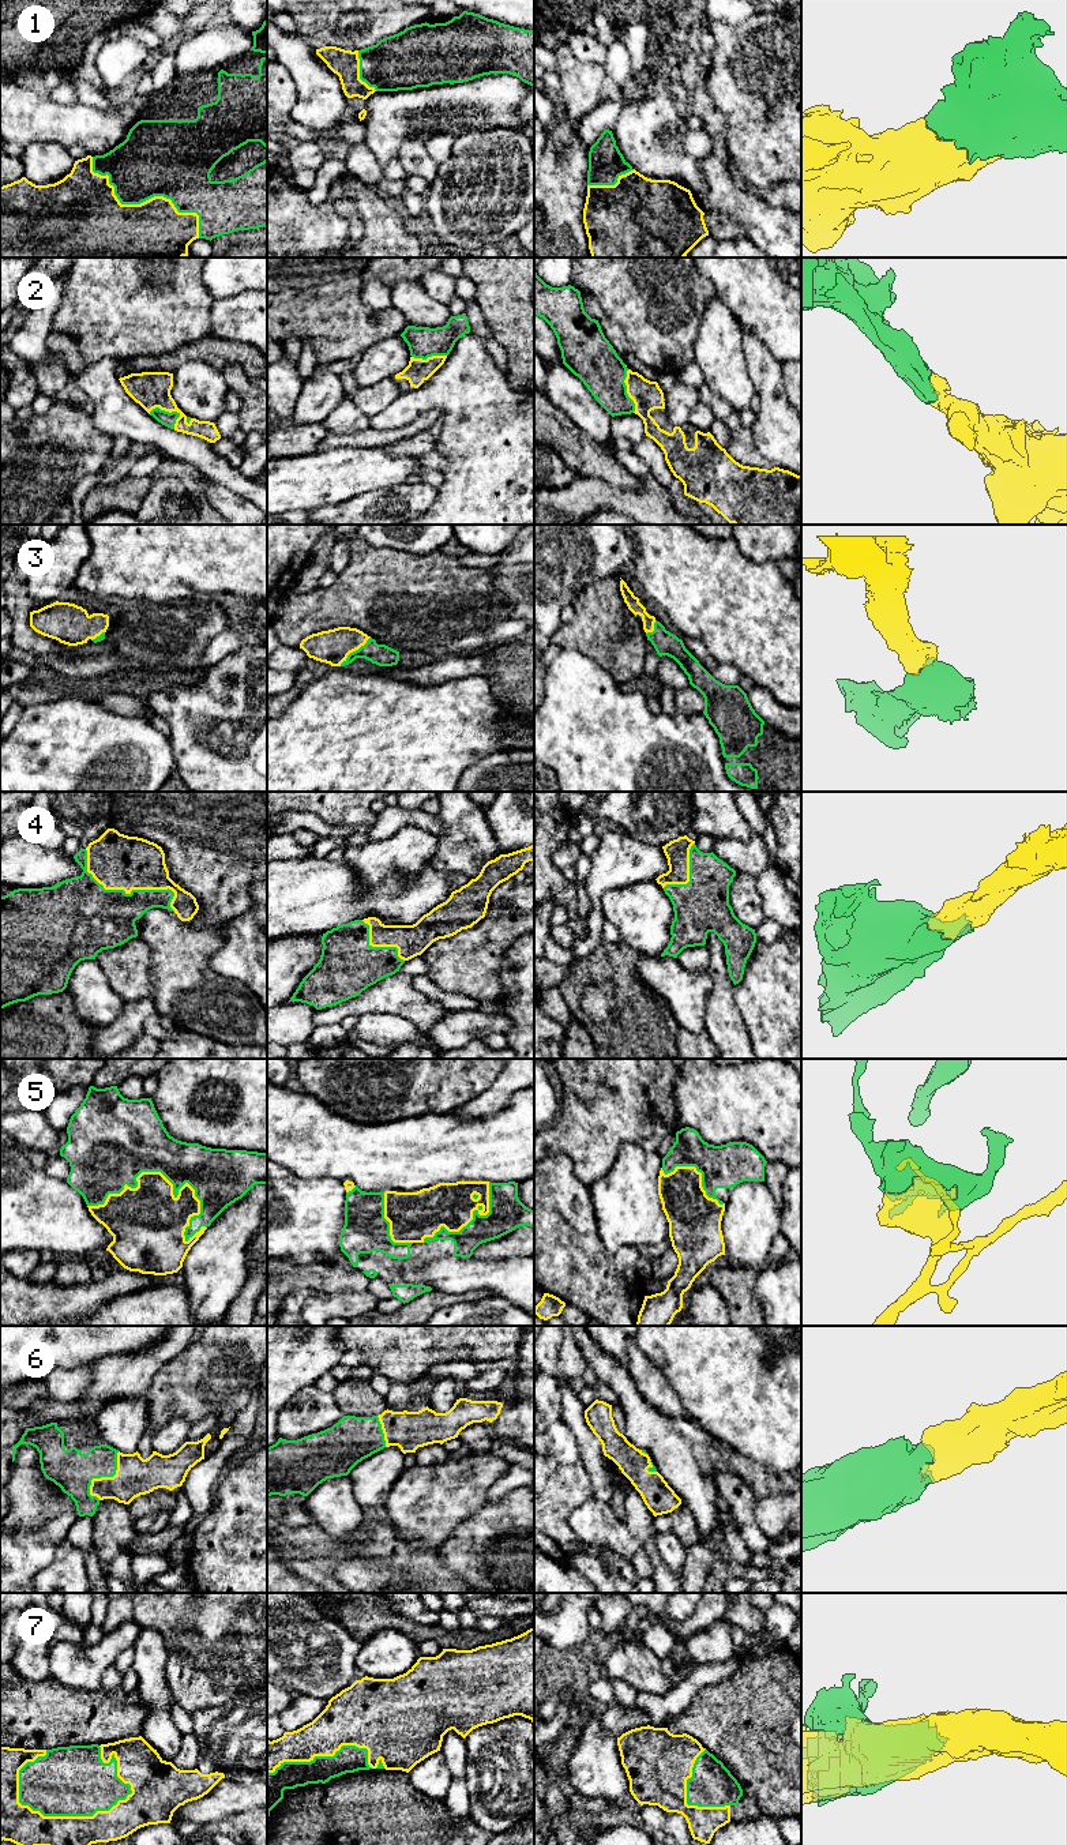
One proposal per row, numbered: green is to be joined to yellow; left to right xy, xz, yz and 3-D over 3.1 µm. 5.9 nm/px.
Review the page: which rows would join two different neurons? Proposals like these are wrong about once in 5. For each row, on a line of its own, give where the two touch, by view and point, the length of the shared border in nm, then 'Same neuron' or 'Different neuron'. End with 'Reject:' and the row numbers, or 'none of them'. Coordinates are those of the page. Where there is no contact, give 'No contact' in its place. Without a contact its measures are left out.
1: Touches yellow at xy (145, 202). Shared border 800 nm. Same neuron
2: Touches yellow at xy (165, 410). Shared border 190 nm. Same neuron
3: Touches yellow at xz (354, 650). Shared border 260 nm. Same neuron
4: Touches yellow at xy (128, 893). Shared border 650 nm. Same neuron
5: Touches yellow at xy (172, 1188). Shared border 700 nm. Same neuron
6: Touches yellow at xy (105, 1477). Shared border 320 nm. Same neuron
7: Touches yellow at xy (60, 1817). Shared border 700 nm. Same neuron
Reject: none of them

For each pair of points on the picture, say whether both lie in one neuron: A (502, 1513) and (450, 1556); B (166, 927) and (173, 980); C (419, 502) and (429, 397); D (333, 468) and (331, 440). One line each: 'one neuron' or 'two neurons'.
A: one neuron
B: one neuron
C: two neurons
D: two neurons

